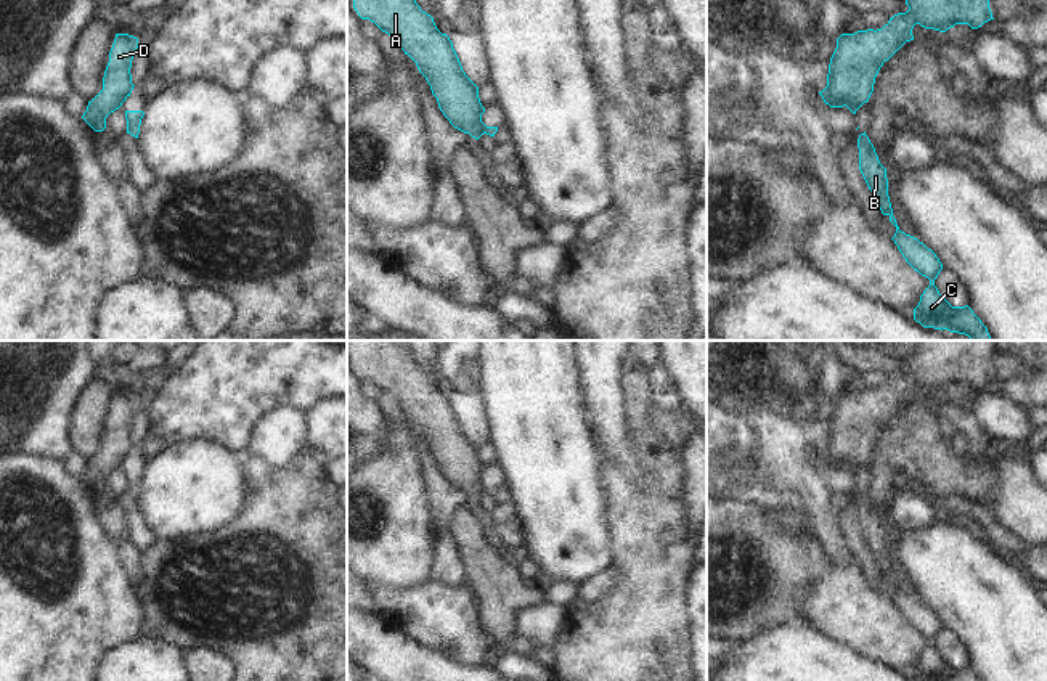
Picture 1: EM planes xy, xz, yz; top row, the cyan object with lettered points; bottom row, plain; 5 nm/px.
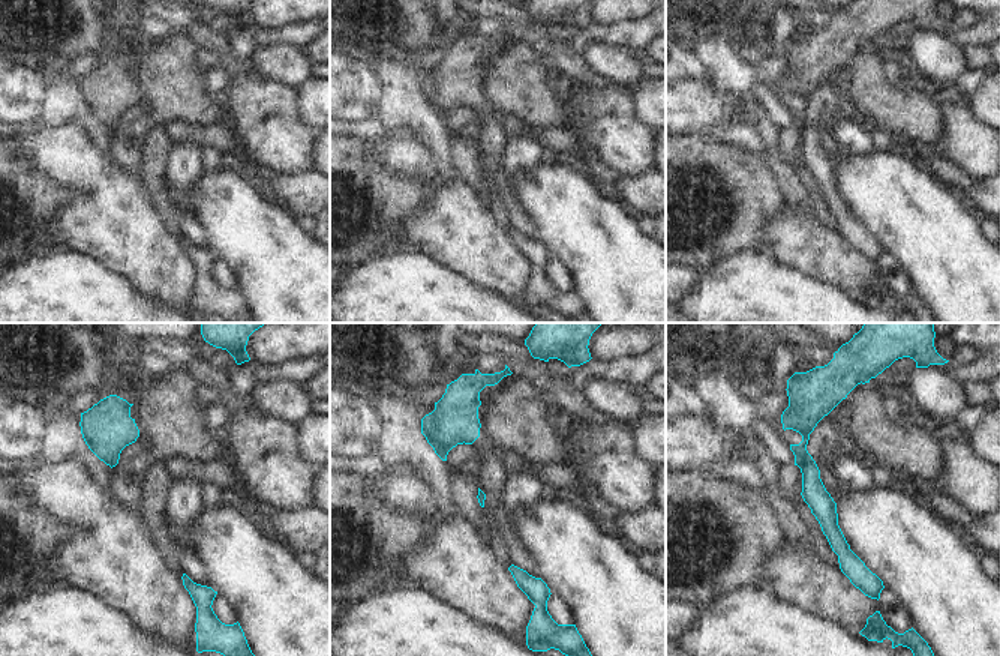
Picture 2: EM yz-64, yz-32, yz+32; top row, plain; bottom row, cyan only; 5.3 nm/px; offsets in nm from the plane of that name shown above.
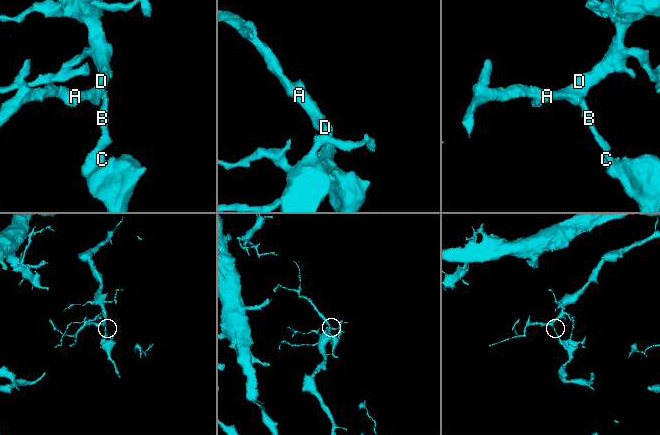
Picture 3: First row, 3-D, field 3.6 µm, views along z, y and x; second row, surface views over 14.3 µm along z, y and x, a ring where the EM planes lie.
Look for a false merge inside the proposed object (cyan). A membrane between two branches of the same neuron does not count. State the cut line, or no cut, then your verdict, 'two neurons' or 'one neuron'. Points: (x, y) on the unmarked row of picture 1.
xz (480, 481), (484, 492) | two neurons

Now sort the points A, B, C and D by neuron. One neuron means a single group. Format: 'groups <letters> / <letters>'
groups A D / B C

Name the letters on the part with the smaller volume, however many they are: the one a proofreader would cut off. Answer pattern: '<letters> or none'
B, C

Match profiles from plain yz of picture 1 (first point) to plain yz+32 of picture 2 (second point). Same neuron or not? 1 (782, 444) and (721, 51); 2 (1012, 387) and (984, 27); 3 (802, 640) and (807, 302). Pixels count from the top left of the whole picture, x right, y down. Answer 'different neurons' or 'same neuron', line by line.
1: same neuron
2: same neuron
3: same neuron

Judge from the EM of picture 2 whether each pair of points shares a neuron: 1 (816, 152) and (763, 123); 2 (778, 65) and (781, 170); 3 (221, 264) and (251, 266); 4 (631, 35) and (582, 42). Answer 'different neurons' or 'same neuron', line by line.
1: different neurons
2: same neuron
3: different neurons
4: same neuron

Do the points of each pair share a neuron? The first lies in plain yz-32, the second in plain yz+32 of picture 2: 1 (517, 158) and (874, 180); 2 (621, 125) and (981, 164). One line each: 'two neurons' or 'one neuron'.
1: two neurons
2: one neuron

